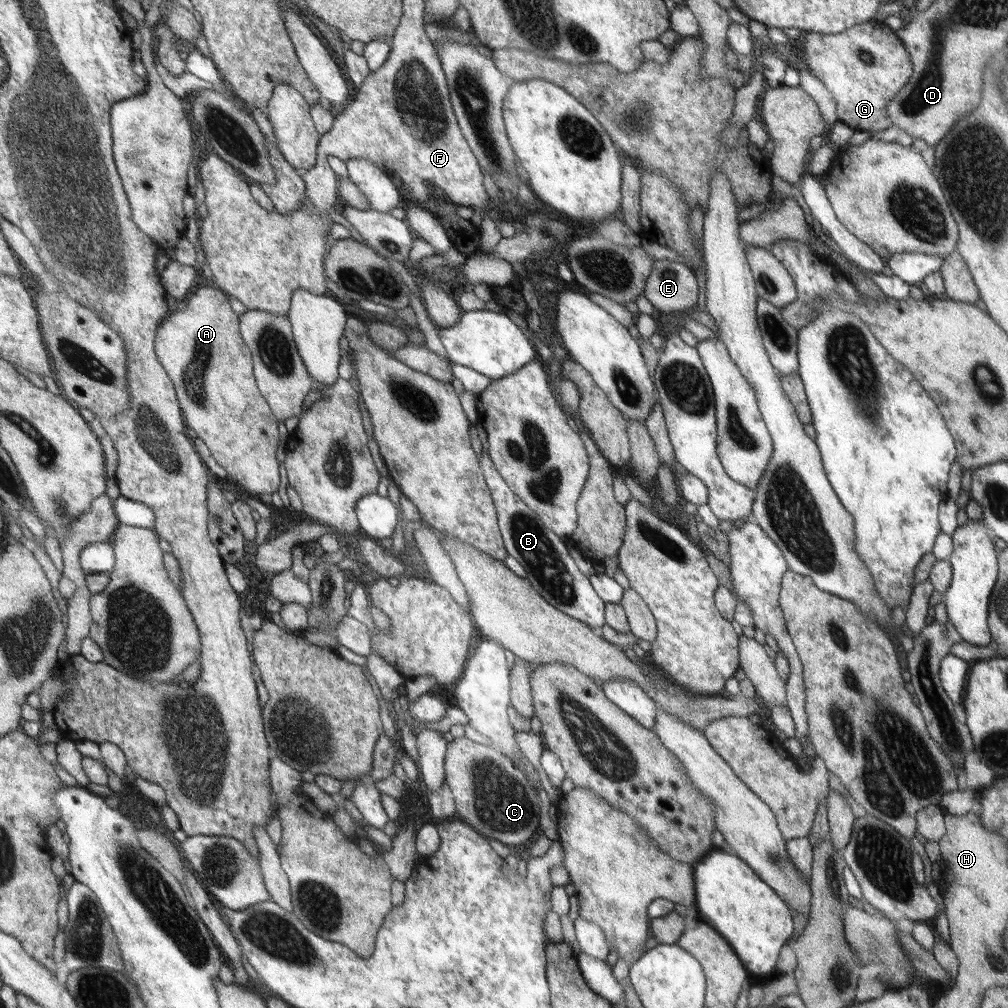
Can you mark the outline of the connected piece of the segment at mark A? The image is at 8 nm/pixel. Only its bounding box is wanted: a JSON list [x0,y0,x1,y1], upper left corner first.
[155,281,277,497]

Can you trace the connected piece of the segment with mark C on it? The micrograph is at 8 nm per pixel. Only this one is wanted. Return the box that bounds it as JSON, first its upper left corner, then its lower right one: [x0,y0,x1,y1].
[444,737,539,845]

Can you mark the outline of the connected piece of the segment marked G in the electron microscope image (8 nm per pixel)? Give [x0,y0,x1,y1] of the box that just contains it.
[802,19,911,131]

